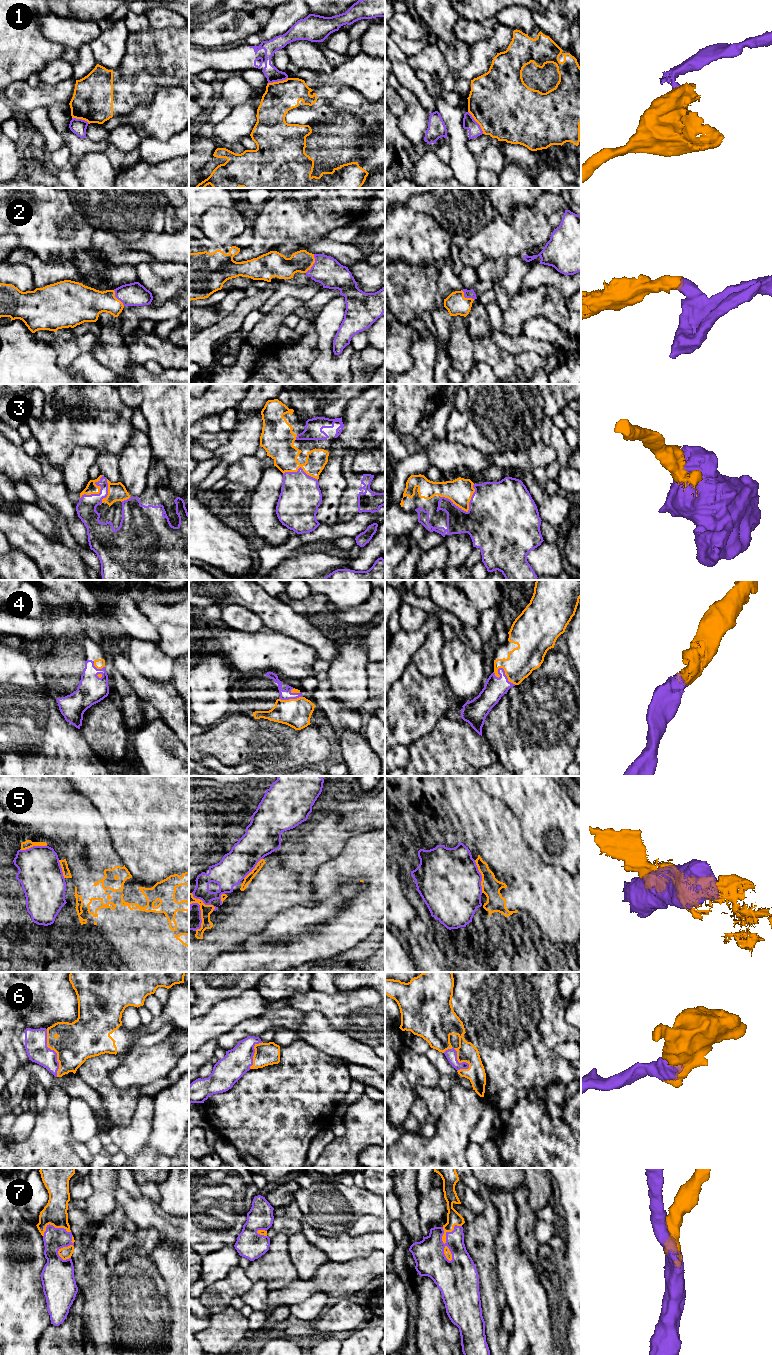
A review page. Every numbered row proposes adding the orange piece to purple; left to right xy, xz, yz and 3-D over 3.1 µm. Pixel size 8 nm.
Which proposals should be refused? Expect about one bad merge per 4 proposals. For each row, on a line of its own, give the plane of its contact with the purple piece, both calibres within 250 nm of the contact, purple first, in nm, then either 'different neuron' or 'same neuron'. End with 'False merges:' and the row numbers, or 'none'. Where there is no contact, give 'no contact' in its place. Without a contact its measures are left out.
1: contact in yz; calibres 100 and 500 nm; different neuron
2: contact in xz; calibres 220 and 180 nm; same neuron
3: contact in yz; calibres 500 and 200 nm; same neuron
4: contact in yz; calibres 170 and 240 nm; same neuron
5: contact in yz; calibres 480 and 150 nm; different neuron
6: contact in xy; calibres 180 and 320 nm; same neuron
7: contact in yz; calibres 240 and 110 nm; same neuron
False merges: 1, 5

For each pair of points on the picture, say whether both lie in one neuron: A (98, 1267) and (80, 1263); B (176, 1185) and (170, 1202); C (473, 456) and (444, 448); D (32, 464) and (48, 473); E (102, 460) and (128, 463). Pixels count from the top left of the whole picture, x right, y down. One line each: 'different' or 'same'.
A: same
B: same
C: same
D: different
E: different

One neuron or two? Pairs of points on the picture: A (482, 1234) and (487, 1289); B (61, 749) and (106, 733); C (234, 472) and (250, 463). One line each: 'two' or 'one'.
A: one
B: two
C: one

